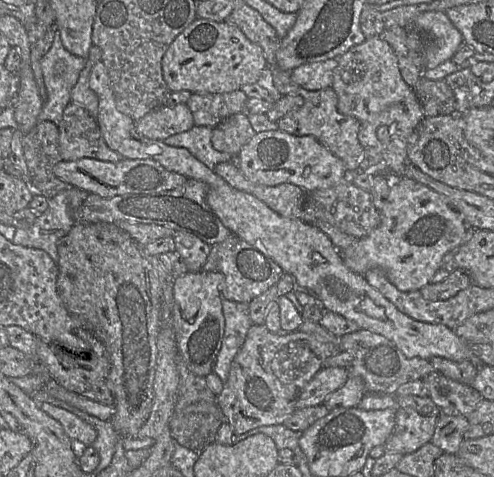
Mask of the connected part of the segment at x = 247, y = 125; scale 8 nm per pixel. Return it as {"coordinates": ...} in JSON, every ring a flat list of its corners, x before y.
{"coordinates":[[230,116,212,130,211,143,215,150,238,156,241,148,256,134,248,116]]}

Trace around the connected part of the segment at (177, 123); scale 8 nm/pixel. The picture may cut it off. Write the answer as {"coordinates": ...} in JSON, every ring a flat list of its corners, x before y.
{"coordinates":[[185,104,159,106,135,122,136,131,151,140,164,140,194,127,192,113]]}

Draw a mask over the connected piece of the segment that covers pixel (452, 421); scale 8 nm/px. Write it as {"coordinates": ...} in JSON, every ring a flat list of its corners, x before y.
{"coordinates":[[440,414,431,439,444,453,456,455,469,427,466,417]]}

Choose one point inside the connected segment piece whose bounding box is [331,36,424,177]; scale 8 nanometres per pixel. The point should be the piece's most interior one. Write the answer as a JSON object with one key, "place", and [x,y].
{"place":[367,80]}

